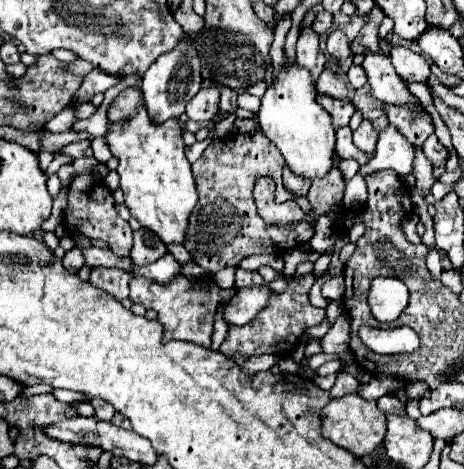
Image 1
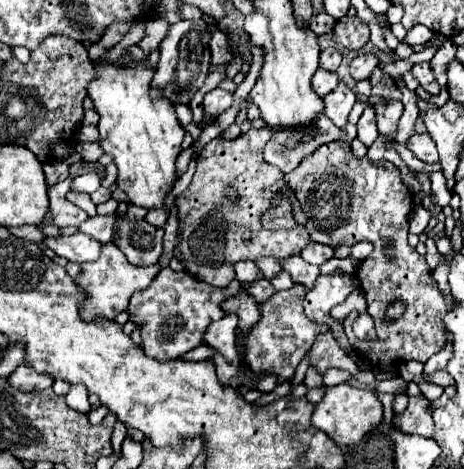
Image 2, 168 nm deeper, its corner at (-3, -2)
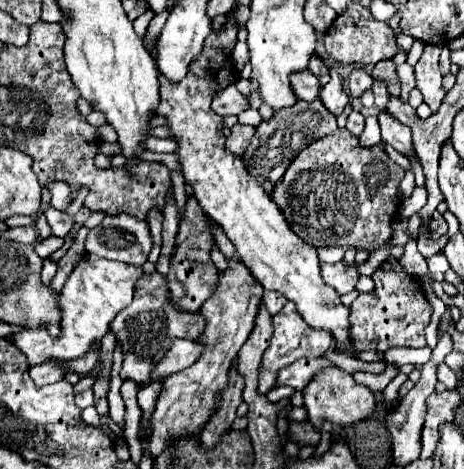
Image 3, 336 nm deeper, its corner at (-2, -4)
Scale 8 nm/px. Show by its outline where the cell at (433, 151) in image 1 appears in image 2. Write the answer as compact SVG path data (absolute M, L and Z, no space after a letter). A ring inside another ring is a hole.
M414 134L408 138L406 148L422 162L426 164L434 164L438 162L436 158L436 146L432 146L432 138L428 138L428 134Z

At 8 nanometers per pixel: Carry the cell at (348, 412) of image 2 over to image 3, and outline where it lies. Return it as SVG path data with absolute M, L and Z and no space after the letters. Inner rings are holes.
M329 368L329 370L319 372L311 380L311 384L307 384L303 388L303 394L305 394L305 408L309 414L309 422L317 430L323 428L325 420L331 424L337 424L337 426L351 426L355 422L369 418L377 406L375 394L367 386L357 384L349 372L339 370L339 368Z

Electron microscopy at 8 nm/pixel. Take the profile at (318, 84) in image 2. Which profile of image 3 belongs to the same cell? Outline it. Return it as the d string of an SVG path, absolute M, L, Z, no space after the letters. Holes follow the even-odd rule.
M305 70L305 72L297 72L291 76L291 86L295 90L295 94L301 98L301 100L315 100L321 92L321 84L319 84L319 78L311 72L311 70Z

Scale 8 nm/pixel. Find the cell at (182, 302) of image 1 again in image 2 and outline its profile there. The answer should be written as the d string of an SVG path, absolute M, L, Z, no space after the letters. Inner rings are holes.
M164 268L146 290L136 292L130 298L126 312L130 314L130 320L140 328L144 354L154 360L168 362L190 352L202 342L208 324L224 316L224 310L220 310L220 302L236 290L240 290L238 280L232 280L228 288L220 290L214 286L206 286L204 282L196 282L186 272L174 272L172 268Z

